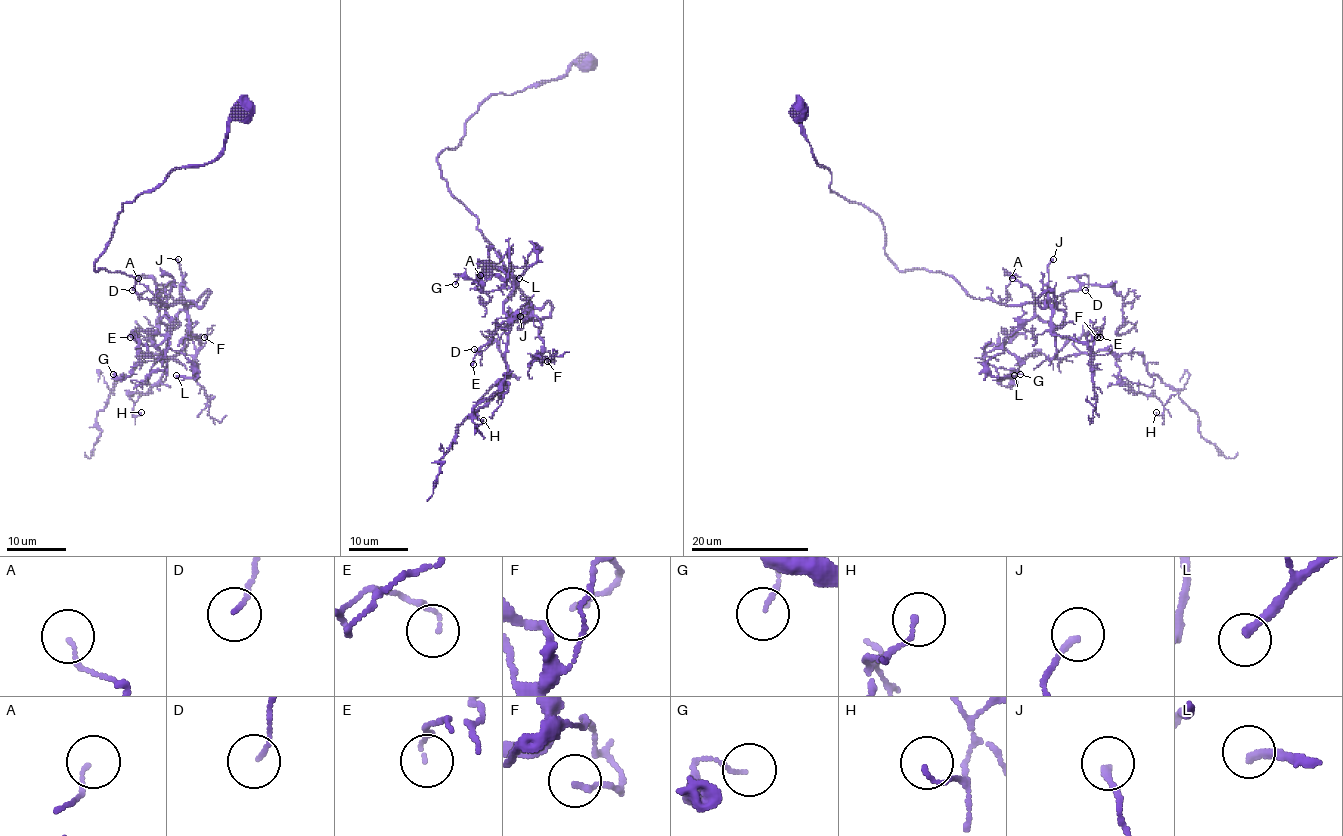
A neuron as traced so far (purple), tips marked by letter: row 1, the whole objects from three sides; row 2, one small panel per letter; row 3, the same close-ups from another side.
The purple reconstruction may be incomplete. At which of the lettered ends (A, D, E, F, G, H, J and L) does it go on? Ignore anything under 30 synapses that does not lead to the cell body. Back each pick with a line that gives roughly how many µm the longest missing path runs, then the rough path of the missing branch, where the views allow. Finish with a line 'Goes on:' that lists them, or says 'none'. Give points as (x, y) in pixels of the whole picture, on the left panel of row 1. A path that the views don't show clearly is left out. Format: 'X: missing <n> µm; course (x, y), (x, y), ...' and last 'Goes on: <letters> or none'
L: missing 20 µm; course (176, 375), (167, 383), (173, 390), (167, 402), (148, 411), (139, 421), (150, 439)
Goes on: L

